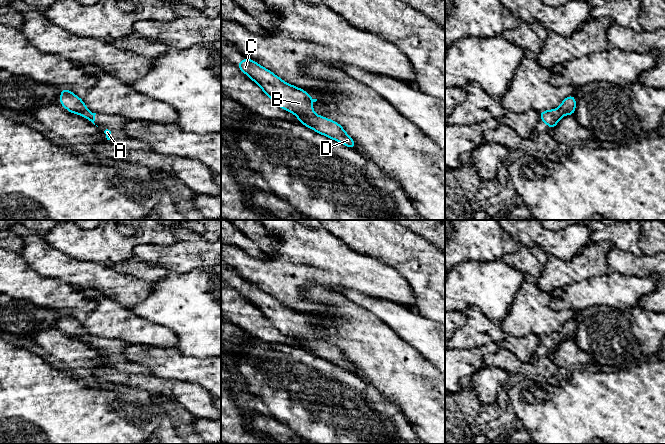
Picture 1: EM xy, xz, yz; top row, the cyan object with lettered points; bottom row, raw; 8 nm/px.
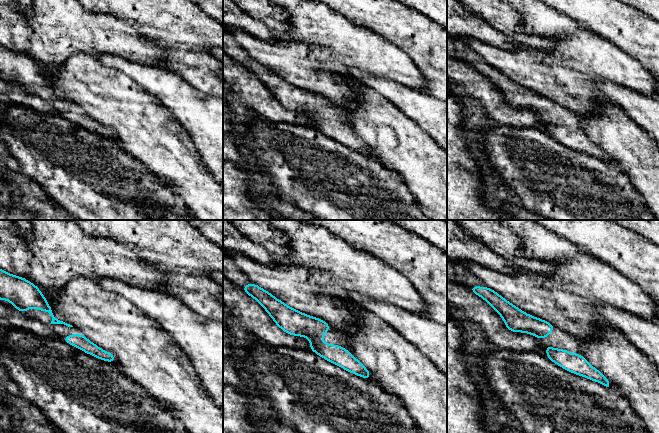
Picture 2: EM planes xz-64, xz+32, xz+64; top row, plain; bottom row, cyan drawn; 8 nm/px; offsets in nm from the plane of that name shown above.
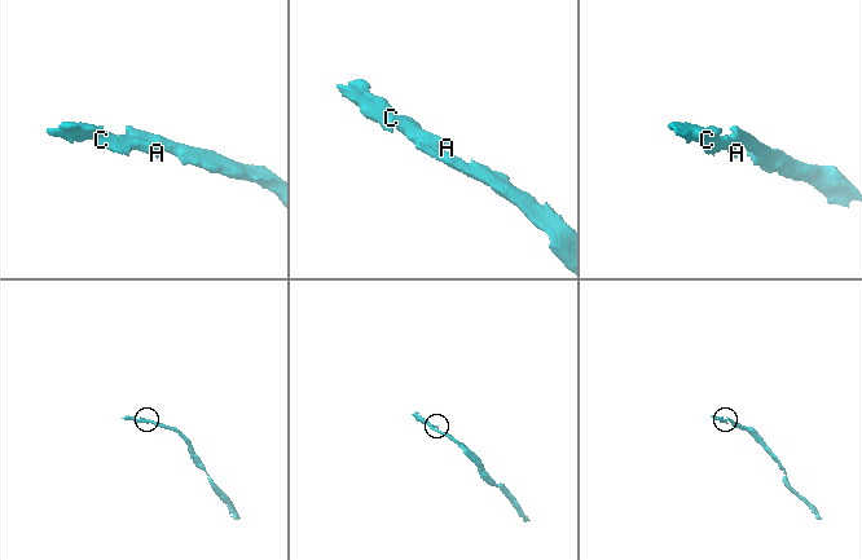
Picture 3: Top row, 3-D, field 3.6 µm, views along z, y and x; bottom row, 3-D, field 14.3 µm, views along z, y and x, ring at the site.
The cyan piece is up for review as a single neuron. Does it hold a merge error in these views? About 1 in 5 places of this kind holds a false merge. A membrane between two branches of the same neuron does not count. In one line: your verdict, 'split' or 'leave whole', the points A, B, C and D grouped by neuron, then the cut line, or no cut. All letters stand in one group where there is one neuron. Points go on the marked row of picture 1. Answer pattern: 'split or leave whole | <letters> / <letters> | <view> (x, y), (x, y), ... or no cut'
leave whole | A B C D | no cut

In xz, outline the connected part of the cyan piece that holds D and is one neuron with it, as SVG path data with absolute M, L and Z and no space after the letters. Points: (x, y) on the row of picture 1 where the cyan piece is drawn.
M244 58L236 66L259 86L273 103L292 112L301 124L349 148L356 148L356 142L339 123L314 113L312 103L317 99L313 99L306 90L284 82L249 58Z

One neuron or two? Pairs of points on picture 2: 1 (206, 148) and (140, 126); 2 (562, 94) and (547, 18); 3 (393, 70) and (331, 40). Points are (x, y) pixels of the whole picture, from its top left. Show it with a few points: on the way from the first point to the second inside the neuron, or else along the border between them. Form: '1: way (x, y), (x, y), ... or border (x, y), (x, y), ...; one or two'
1: border (179, 125), (187, 132), (201, 160), (205, 164); two
2: way (566, 74), (569, 71), (569, 35), (567, 33); one
3: way (378, 57), (362, 49), (346, 46); one

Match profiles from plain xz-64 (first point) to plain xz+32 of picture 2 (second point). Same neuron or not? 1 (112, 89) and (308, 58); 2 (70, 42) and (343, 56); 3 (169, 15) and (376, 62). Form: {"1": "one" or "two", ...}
{"1": "two", "2": "one", "3": "two"}

